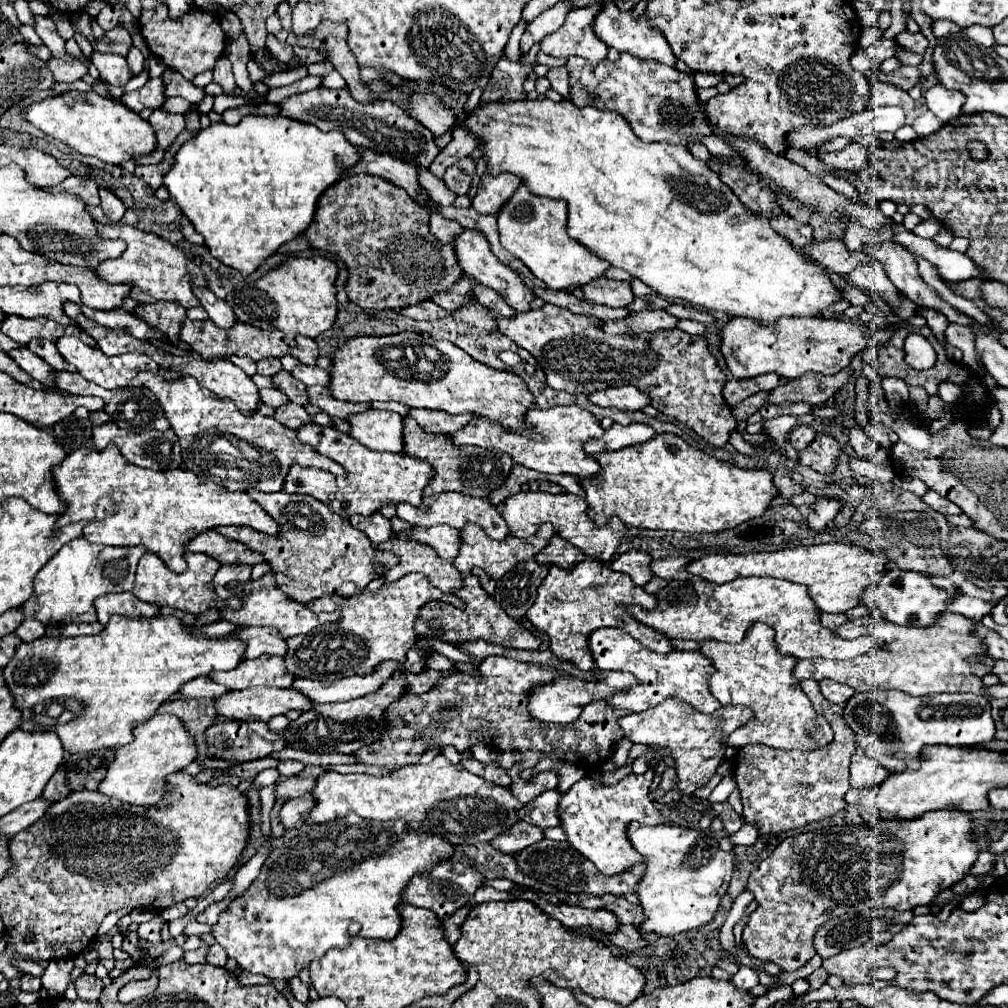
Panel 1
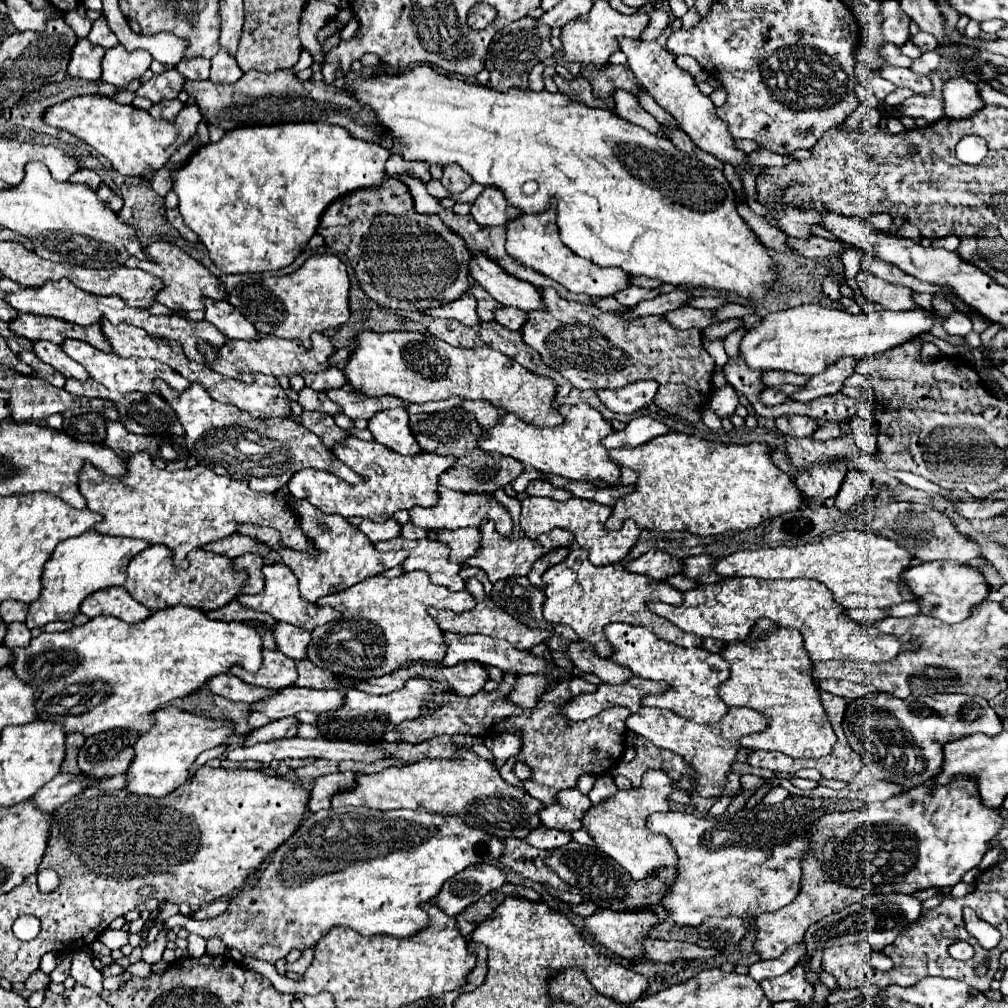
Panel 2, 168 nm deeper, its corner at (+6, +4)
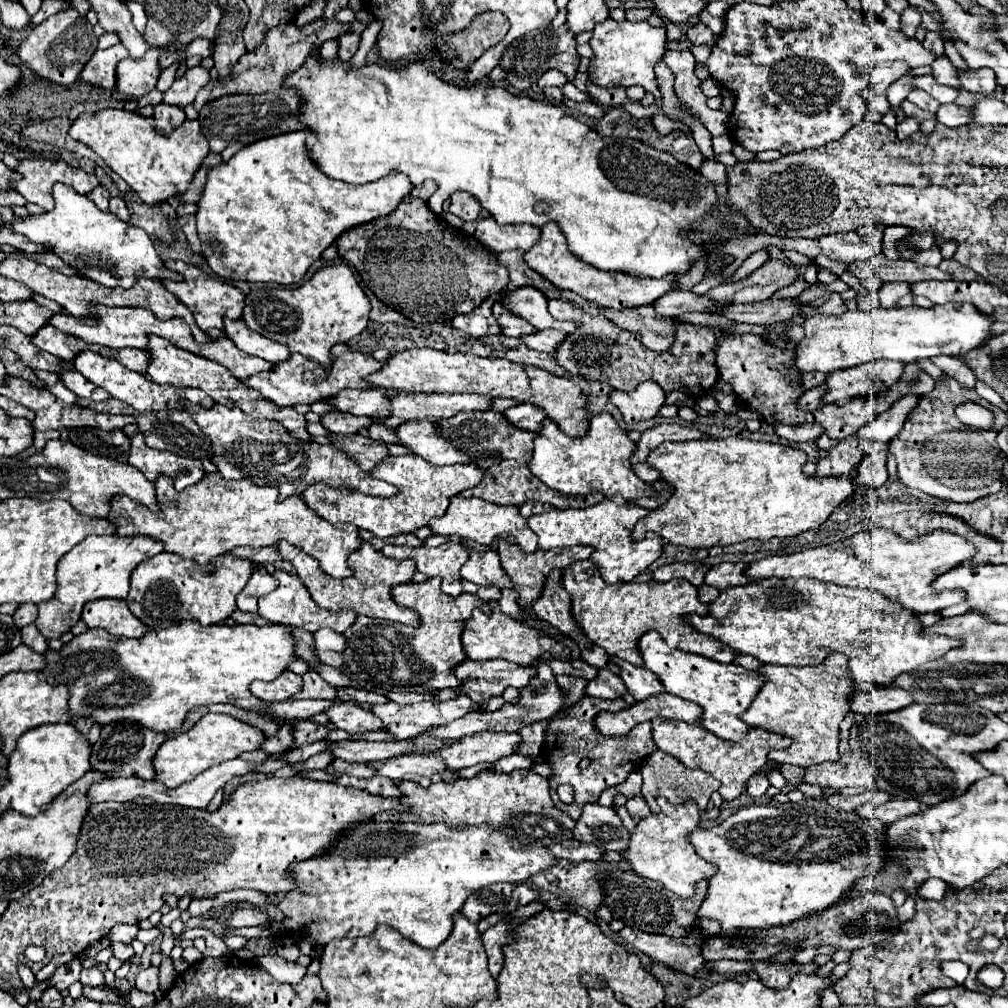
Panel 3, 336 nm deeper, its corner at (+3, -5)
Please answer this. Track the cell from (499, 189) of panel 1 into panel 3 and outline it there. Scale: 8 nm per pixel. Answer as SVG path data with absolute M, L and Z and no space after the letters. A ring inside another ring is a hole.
M484 218L478 222L474 238L484 244L492 252L504 252L504 250L528 250L534 246L536 238L540 236L538 228L532 226L500 226L494 218Z

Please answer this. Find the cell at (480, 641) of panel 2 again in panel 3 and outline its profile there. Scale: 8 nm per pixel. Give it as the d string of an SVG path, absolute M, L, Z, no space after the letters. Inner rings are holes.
M574 658L574 660L546 660L548 666L552 666L554 674L568 674L568 676L582 676L586 680L592 680L596 674L598 674L598 668L592 668L588 666L586 662L582 662L580 658Z

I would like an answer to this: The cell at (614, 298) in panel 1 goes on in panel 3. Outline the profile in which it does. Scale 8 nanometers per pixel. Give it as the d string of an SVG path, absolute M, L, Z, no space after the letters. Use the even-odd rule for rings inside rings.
M672 290L670 294L658 298L654 304L654 310L664 316L680 316L686 312L708 312L712 310L712 302L704 296L698 296L694 292L678 292Z

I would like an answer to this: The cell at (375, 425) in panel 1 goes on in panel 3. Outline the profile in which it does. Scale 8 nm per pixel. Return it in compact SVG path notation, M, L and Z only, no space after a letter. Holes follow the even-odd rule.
M404 422L396 430L398 444L412 450L412 454L428 460L434 466L444 464L466 464L472 462L472 456L456 450L434 426L434 422Z

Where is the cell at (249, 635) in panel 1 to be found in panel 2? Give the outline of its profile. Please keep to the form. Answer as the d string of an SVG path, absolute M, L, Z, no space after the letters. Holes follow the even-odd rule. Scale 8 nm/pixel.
M277 623L273 635L279 643L281 653L285 653L291 659L307 659L307 647L311 643L309 631L301 627L293 627L289 623Z

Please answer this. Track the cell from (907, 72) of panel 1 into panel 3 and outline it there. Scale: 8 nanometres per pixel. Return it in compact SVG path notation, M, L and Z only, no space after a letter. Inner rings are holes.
M912 90L910 94L908 94L908 100L910 102L914 102L916 106L920 106L922 110L928 110L928 112L936 112L938 110L938 106L940 106L940 102L938 100L934 100L928 92L924 92L924 90Z

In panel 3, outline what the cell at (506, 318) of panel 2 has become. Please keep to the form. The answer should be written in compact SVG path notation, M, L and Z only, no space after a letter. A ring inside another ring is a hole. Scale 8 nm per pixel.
M538 330L534 334L526 334L526 336L520 336L520 340L532 348L532 350L538 350L538 352L554 352L556 346L564 340L564 332L560 330Z

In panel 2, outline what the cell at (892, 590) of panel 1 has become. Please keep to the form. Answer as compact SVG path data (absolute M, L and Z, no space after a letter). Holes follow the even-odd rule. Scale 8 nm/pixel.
M929 561L913 565L909 571L905 571L905 581L909 581L909 589L917 593L917 605L921 607L921 613L933 615L945 623L963 621L971 615L971 609L983 603L991 593L991 585L985 581L979 567L963 565L959 561Z

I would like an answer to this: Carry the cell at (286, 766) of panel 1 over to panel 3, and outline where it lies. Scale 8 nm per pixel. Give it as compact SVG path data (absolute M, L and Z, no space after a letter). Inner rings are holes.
M322 752L322 754L316 754L316 756L308 758L306 762L295 763L292 767L298 771L326 770L332 760L334 760L334 756L330 752Z

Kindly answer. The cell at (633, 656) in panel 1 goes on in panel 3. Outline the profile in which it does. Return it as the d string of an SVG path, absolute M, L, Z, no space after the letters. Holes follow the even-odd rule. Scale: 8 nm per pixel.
M646 632L638 640L638 652L644 660L644 666L652 670L660 678L660 682L664 682L664 690L668 694L692 700L702 708L702 728L732 742L738 742L748 734L750 726L740 720L740 714L750 706L758 690L762 688L764 678L758 672L746 670L736 664L720 664L698 654L686 654L678 648L670 648L656 632Z

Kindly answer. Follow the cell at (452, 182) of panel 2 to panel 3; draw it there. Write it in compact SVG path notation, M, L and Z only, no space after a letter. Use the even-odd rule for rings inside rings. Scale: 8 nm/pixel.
M458 190L450 198L450 212L460 216L462 220L476 220L480 214L480 202L476 202L476 198L472 198L470 194Z

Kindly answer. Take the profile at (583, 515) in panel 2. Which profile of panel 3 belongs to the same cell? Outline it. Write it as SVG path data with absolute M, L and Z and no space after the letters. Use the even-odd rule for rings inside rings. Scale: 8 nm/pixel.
M606 498L590 508L568 508L568 510L550 510L544 514L536 514L528 518L530 530L538 536L538 546L542 550L568 548L576 544L588 544L594 548L590 560L596 568L600 568L604 582L630 582L634 576L644 572L660 554L662 542L658 536L646 536L642 542L634 542L630 532L634 524L646 516L648 510L638 508L636 504L628 504L622 498Z

